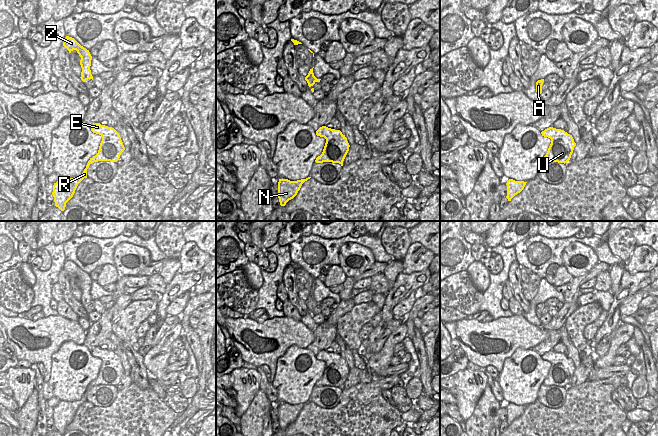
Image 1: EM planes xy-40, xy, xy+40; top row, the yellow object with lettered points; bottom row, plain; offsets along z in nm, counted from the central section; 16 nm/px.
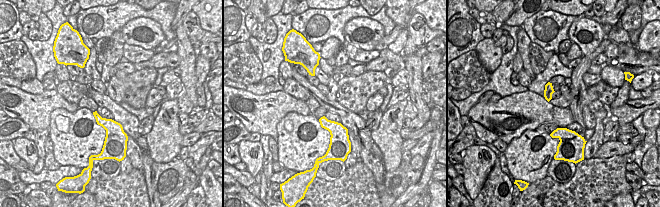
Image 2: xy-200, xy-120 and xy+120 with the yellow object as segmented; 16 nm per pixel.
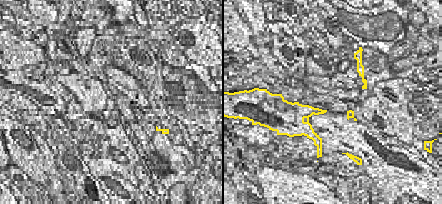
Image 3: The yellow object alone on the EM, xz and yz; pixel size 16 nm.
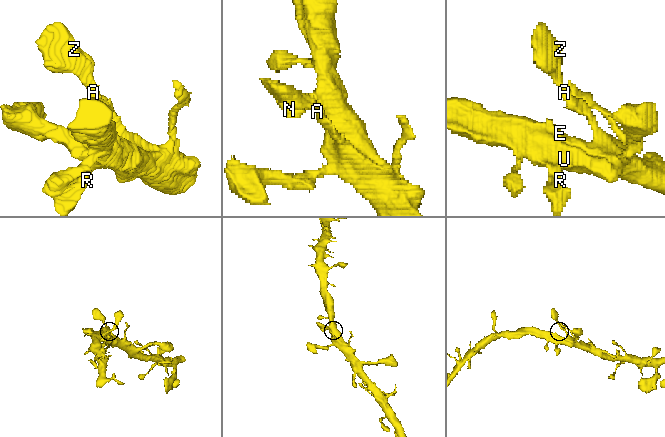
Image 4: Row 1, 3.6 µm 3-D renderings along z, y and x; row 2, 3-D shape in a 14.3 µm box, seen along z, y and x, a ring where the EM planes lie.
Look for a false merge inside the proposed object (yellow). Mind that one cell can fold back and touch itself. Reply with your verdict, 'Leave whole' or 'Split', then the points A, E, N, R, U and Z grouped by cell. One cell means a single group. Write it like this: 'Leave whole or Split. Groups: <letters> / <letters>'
Leave whole. Groups: A E N R U Z

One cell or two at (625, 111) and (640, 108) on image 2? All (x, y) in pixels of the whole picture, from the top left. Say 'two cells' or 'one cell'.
one cell

